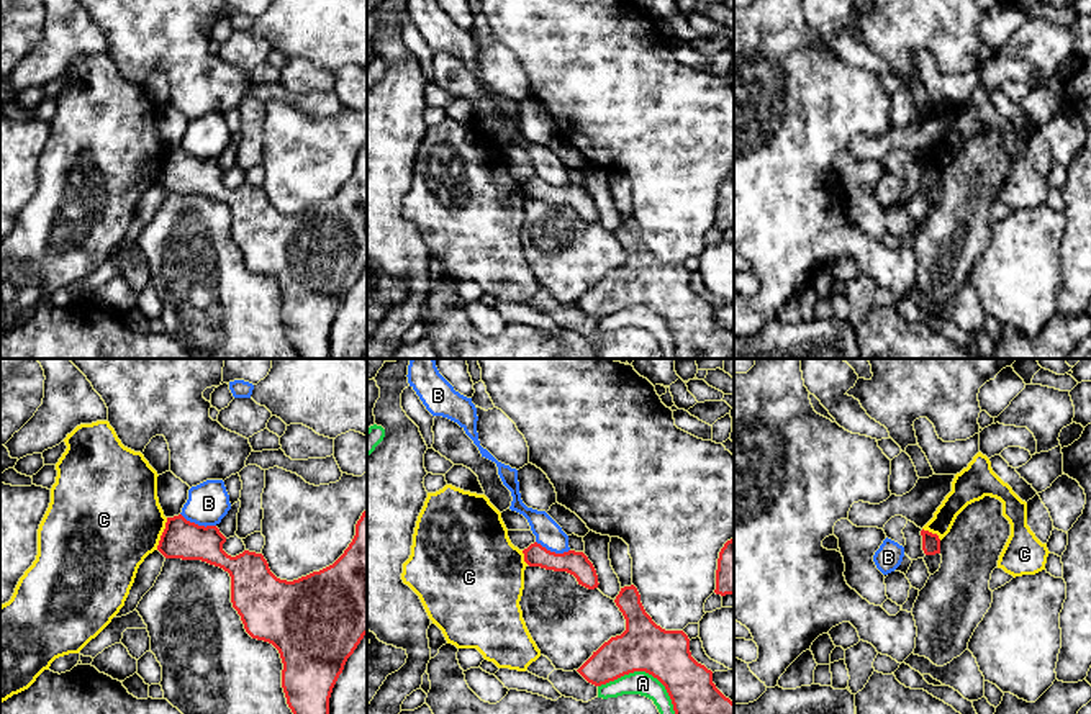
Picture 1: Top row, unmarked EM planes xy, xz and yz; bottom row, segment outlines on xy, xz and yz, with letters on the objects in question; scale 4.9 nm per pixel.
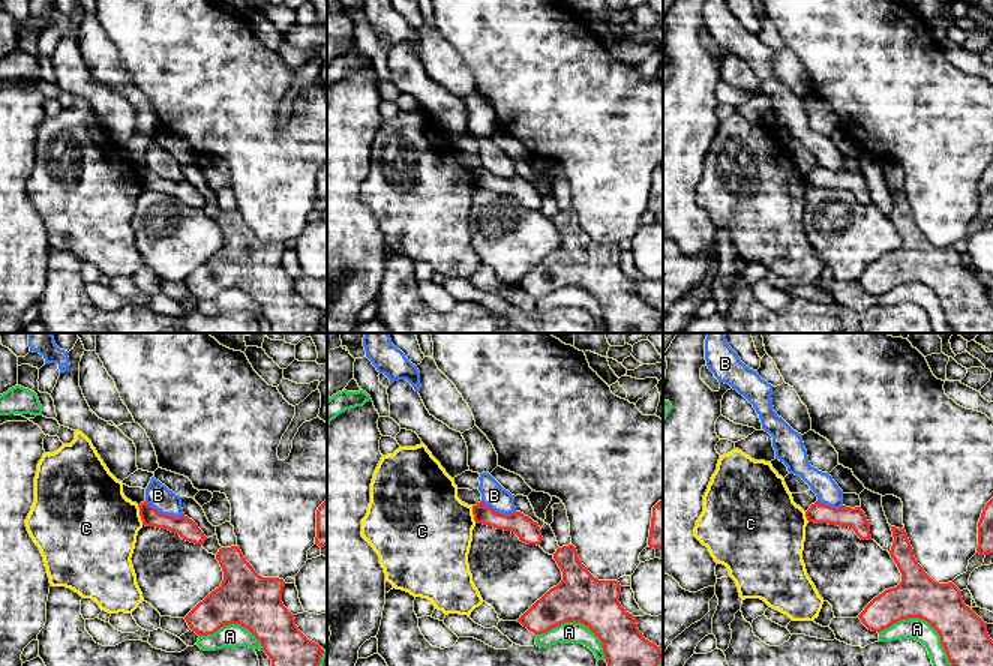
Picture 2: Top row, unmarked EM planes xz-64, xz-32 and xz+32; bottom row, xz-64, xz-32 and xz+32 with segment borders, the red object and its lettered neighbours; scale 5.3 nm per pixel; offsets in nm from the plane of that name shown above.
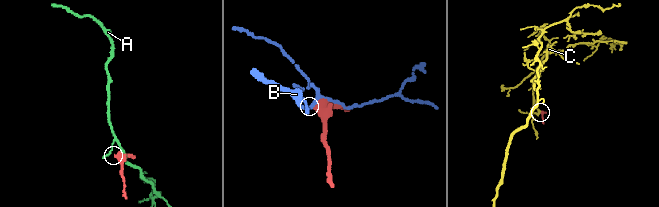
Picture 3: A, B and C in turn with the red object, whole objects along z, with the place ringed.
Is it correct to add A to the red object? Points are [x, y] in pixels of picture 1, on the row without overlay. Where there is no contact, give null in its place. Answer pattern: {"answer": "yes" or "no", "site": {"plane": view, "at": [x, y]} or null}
{"answer": "no", "site": {"plane": "xz", "at": [651, 307]}}

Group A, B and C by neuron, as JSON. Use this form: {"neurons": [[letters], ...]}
{"neurons": [["A"], ["B"], ["C"]]}

